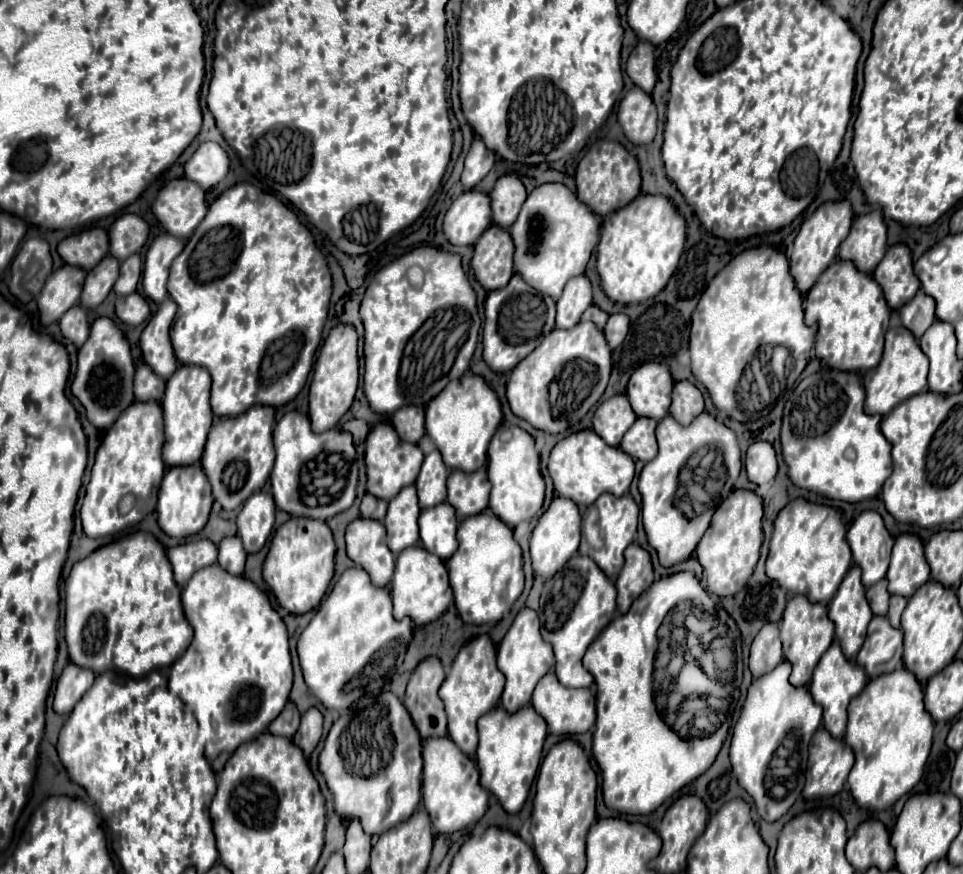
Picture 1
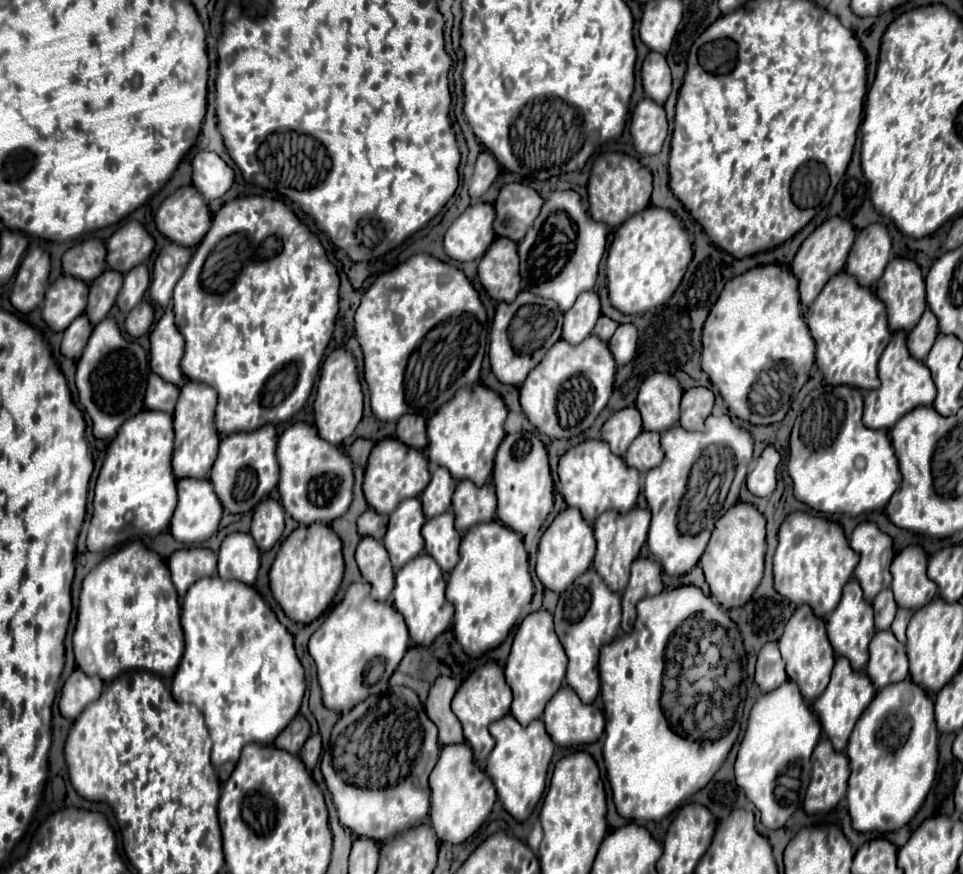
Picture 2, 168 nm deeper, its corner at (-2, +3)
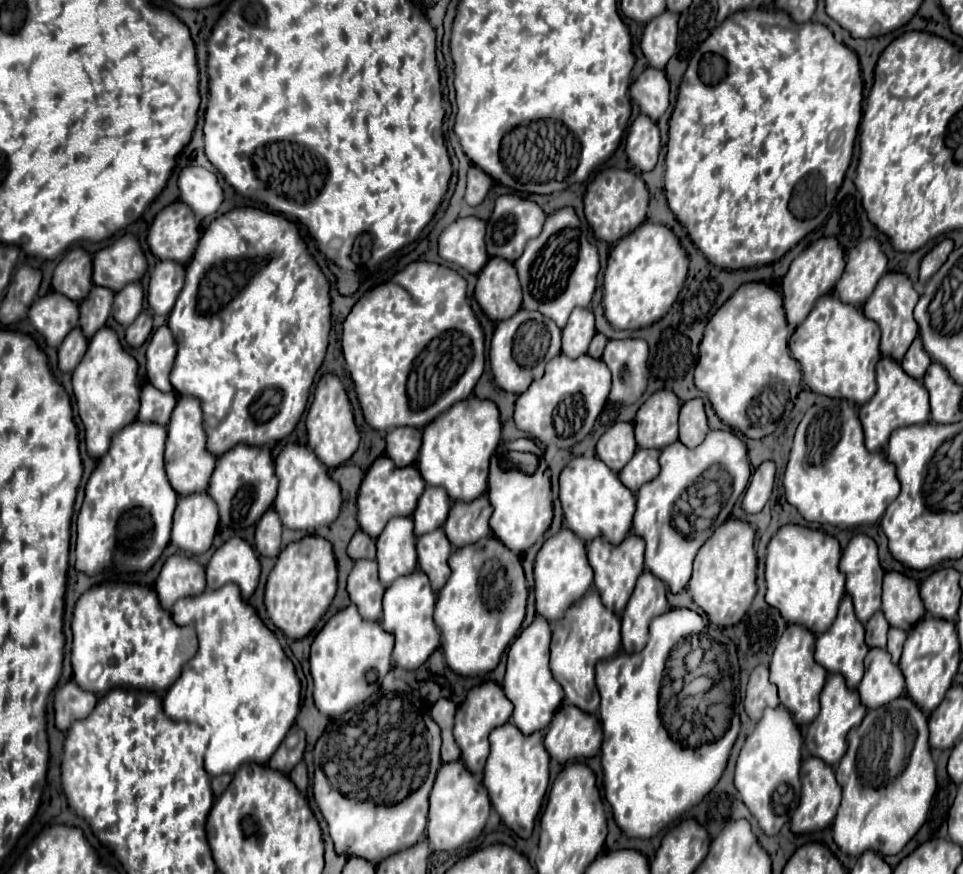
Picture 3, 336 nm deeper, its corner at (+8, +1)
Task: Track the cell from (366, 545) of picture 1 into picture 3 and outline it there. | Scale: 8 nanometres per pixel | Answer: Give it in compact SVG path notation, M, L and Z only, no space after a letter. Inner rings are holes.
M361 560L353 566L347 580L347 592L351 602L359 608L365 620L373 620L373 622L381 620L381 612L383 612L381 600L385 586L381 586L377 578L375 560Z

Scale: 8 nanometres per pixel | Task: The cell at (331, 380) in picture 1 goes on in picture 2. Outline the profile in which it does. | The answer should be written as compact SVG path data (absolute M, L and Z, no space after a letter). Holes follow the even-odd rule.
M337 348L325 358L319 384L317 384L313 410L315 410L315 426L317 426L319 436L331 444L341 444L357 428L363 414L363 392L361 392L361 384L357 376L355 356L349 350Z

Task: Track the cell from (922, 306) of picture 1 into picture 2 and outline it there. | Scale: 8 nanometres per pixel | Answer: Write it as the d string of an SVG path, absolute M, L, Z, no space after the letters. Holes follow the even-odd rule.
M925 308L923 316L919 318L919 322L907 334L907 346L909 346L911 354L915 358L919 358L919 360L925 360L927 352L931 350L931 346L935 342L935 336L937 336L935 314L929 308Z

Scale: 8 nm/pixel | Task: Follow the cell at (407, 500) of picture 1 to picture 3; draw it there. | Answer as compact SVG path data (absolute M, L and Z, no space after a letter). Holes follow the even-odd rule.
M393 518L383 534L377 538L377 562L379 562L379 580L387 588L391 586L399 576L407 576L417 568L417 550L415 550L417 536L413 532L413 520L411 518Z

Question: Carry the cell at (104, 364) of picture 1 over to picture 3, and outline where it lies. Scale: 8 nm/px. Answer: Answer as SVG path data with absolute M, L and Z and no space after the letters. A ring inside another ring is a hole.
M101 328L91 340L85 358L73 372L73 392L79 416L85 426L85 444L91 458L101 458L109 450L115 432L137 420L141 386L137 380L137 360L121 346L115 330Z

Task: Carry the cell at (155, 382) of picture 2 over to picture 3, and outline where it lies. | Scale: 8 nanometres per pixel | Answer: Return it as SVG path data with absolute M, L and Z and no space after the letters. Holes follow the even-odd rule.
M145 384L141 390L141 410L139 410L139 422L153 422L167 426L171 412L177 404L175 394L165 394L157 390L151 384Z

